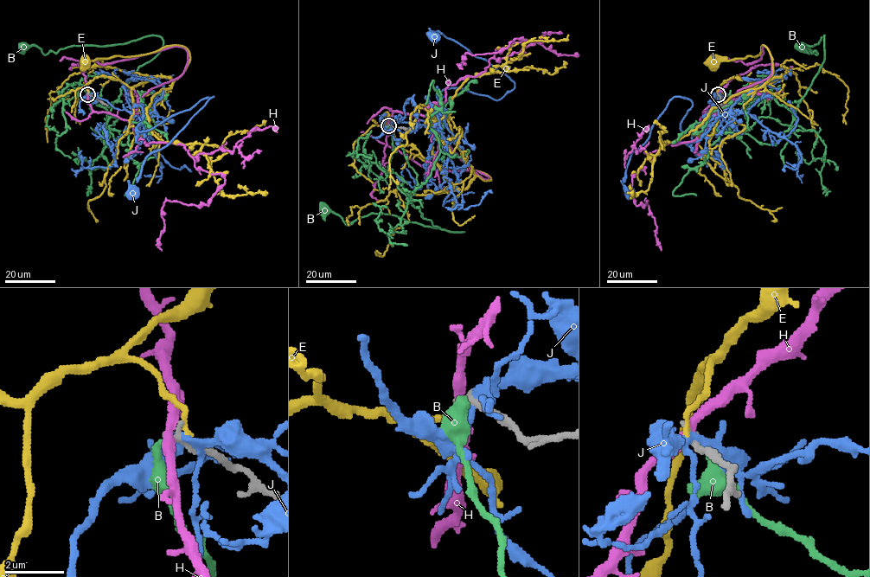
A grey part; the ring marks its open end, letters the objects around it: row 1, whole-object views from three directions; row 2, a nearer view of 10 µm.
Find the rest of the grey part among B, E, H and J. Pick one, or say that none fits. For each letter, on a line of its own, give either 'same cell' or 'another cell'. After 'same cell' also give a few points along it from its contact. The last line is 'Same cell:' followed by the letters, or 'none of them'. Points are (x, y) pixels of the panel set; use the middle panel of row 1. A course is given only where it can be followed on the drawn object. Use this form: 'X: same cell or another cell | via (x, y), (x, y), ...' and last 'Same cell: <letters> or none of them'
B: same cell | via (388, 125), (394, 152), (387, 175), (434, 226), (463, 232), (384, 214), (369, 214), (347, 225), (323, 209)
E: another cell
H: another cell
J: another cell
Same cell: B

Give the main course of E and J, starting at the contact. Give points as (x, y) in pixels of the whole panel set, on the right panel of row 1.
E: (716, 93), (737, 76), (750, 86), (781, 77), (768, 80), (771, 56), (764, 45), (757, 56), (713, 62)
J: (717, 93), (717, 116), (685, 131), (681, 122), (693, 103), (669, 100), (631, 154), (629, 192)

